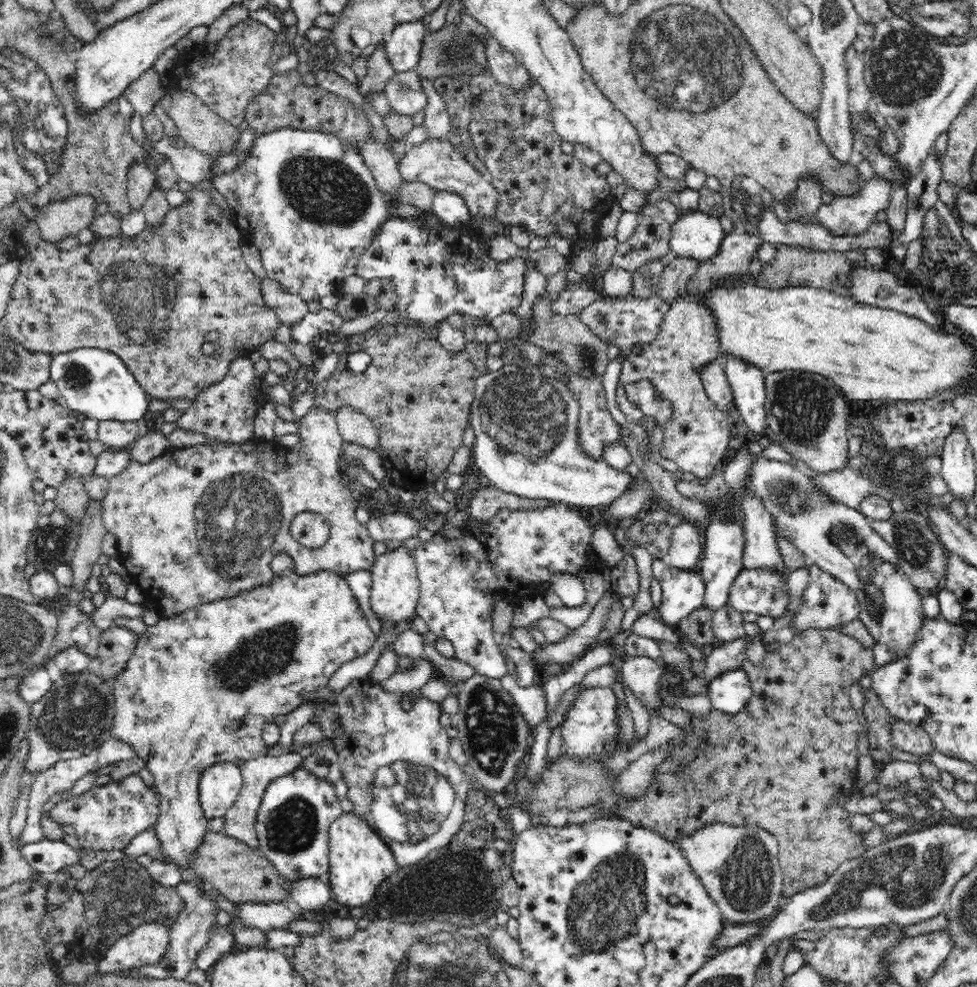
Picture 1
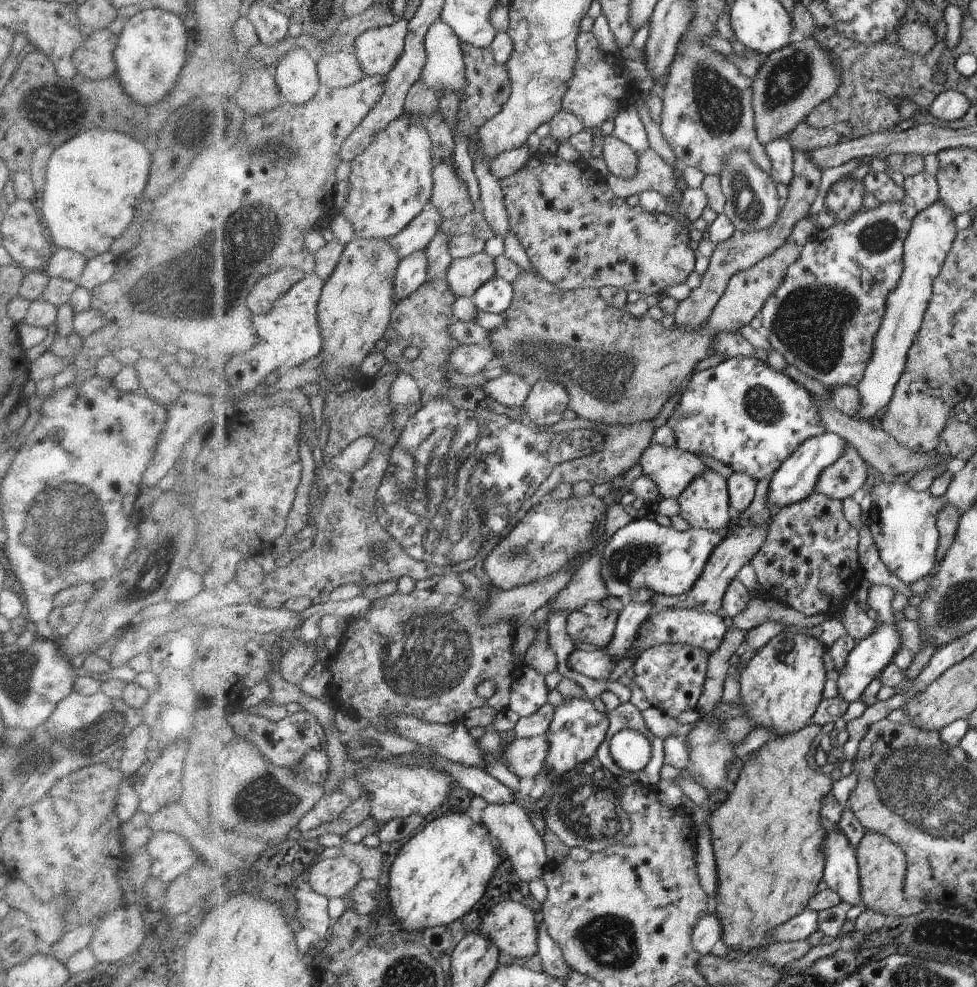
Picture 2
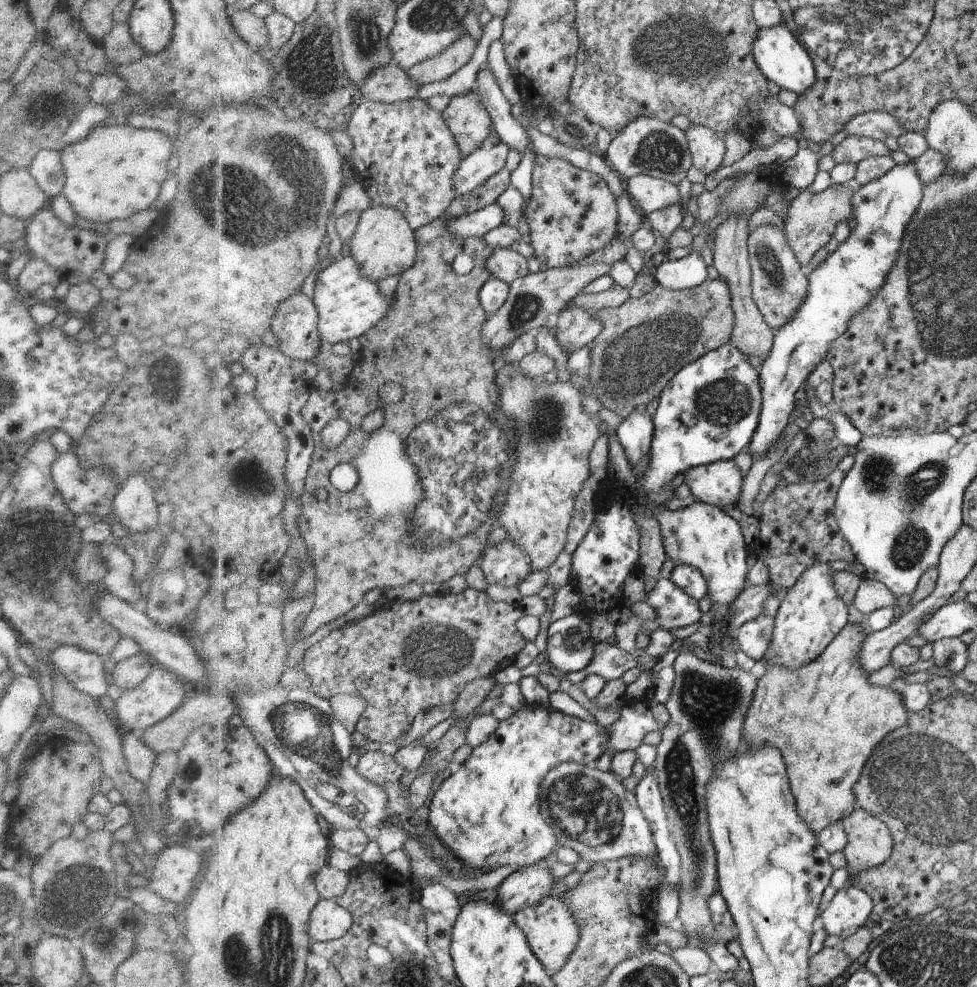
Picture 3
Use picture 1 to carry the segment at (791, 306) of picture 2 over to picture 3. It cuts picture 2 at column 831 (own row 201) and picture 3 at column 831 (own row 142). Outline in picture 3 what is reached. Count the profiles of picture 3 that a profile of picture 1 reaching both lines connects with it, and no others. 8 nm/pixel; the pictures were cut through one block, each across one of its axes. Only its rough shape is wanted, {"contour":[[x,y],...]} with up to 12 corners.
{"contour":[[916,162],[854,190],[814,269],[762,362],[753,460],[796,392],[886,286],[924,198]]}

